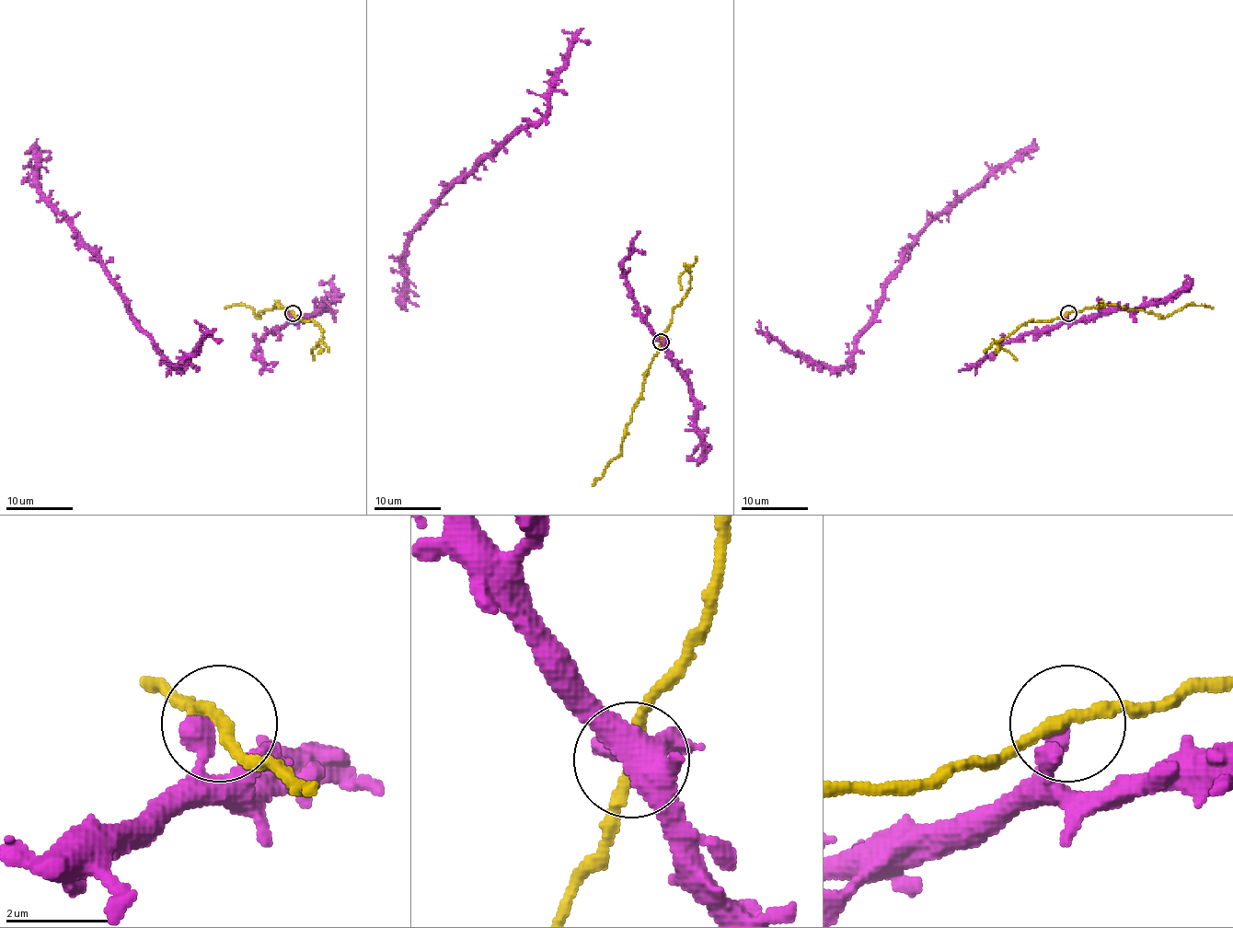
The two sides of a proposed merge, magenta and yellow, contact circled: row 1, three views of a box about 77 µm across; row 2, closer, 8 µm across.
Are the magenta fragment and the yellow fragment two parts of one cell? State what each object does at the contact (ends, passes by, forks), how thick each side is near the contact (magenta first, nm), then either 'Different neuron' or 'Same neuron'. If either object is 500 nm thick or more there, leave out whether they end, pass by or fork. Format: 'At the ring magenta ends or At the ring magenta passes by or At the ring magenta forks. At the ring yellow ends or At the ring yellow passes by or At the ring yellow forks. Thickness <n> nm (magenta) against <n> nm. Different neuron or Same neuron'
At the ring magenta ends. At the ring yellow passes by. Thickness 400 nm (magenta) against 240 nm. Different neuron

